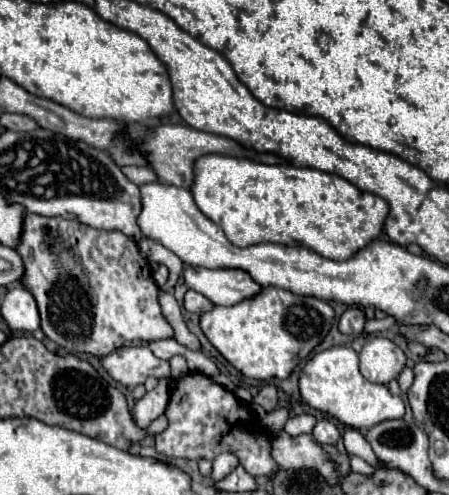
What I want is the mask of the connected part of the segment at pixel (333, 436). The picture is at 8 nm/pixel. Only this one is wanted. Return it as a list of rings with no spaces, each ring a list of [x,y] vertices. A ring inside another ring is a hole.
[[[320,420],[320,422],[314,426],[312,436],[314,436],[314,440],[320,442],[320,444],[336,444],[342,434],[340,434],[340,430],[336,428],[334,422],[330,422],[330,420]]]

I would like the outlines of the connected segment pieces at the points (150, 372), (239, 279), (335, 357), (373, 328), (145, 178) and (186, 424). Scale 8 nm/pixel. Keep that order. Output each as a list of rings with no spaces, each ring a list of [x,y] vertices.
[[[118,348],[102,358],[106,372],[126,388],[136,388],[146,382],[146,378],[170,376],[170,366],[166,360],[156,358],[150,348]]]
[[[188,268],[184,272],[186,286],[210,298],[216,306],[230,306],[262,292],[246,270],[238,268]]]
[[[334,346],[318,352],[300,374],[300,394],[310,408],[316,408],[356,430],[368,430],[382,420],[404,418],[406,410],[404,400],[394,396],[388,386],[372,384],[360,374],[358,354],[350,346]]]
[[[388,316],[388,318],[384,318],[384,320],[368,320],[366,326],[364,326],[364,332],[374,334],[374,332],[386,330],[386,328],[390,328],[390,326],[396,326],[396,320],[394,320],[392,316]]]
[[[124,166],[122,172],[138,186],[144,184],[152,184],[152,182],[160,182],[158,176],[154,176],[154,172],[150,172],[150,168],[138,168],[138,166]]]
[[[188,372],[170,386],[170,402],[166,406],[168,428],[162,434],[156,434],[156,450],[164,456],[178,458],[208,458],[212,460],[218,452],[232,452],[238,456],[242,466],[250,476],[268,476],[278,468],[270,456],[270,434],[262,430],[250,408],[242,406],[240,400],[214,384],[204,374]]]

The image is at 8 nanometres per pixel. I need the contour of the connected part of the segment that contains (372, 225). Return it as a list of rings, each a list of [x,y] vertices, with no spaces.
[[[208,154],[196,160],[194,184],[190,192],[202,214],[218,224],[226,238],[236,246],[244,248],[262,242],[302,244],[304,248],[314,248],[314,252],[326,256],[328,260],[346,260],[346,256],[354,256],[358,248],[366,248],[370,240],[376,240],[382,234],[386,212],[390,212],[386,200],[354,188],[354,184],[338,174],[322,172],[316,168],[298,168],[290,164],[268,166],[248,158],[232,158],[220,154]]]

